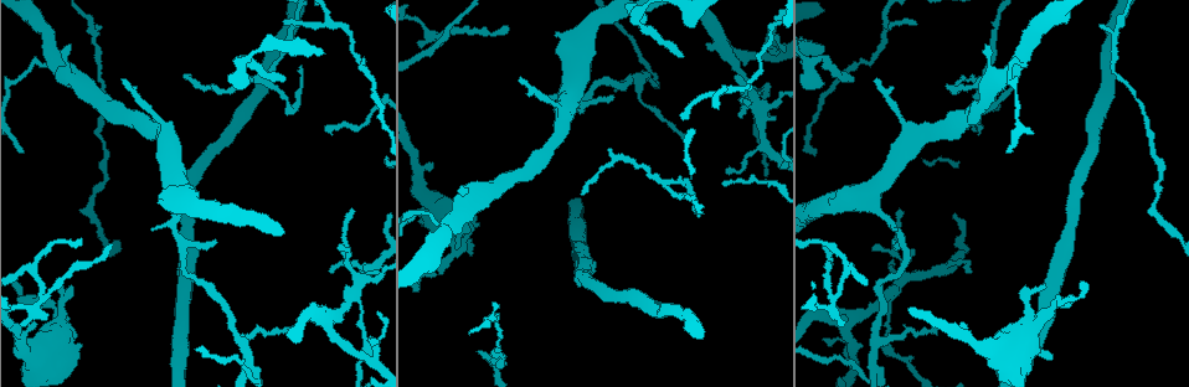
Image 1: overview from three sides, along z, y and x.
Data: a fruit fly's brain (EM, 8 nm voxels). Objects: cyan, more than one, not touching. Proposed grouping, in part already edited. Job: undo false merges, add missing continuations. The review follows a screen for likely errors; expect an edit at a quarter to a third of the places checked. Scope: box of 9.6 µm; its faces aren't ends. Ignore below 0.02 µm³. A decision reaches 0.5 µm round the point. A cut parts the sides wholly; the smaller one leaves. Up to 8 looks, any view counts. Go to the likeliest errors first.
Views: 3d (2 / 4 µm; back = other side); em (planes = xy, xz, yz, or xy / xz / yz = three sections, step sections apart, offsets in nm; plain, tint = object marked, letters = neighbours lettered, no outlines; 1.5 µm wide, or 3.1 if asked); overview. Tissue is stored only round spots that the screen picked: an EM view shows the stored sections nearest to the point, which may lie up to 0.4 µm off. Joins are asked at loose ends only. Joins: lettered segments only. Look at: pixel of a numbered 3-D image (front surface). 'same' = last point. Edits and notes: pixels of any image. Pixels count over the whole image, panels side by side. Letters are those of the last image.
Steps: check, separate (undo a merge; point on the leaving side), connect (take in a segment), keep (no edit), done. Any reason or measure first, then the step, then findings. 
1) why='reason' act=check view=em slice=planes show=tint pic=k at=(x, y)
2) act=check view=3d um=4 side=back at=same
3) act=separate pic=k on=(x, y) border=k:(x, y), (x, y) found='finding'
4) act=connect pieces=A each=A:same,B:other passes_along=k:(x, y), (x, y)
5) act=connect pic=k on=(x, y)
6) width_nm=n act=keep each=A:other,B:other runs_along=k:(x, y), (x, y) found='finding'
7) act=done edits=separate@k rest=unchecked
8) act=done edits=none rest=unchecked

why='an open end' act=check view=em slice=xy step=4 show=letters pic=1 at=(960, 324)

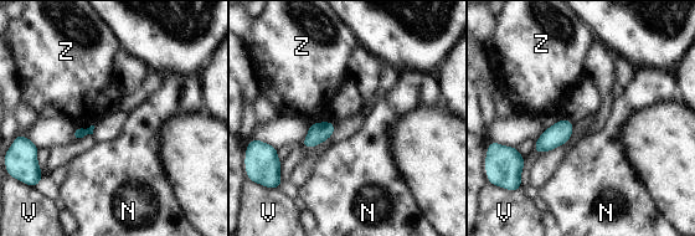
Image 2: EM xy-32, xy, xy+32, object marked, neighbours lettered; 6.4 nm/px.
why='another direction' act=check view=em slice=planes show=letters at=same

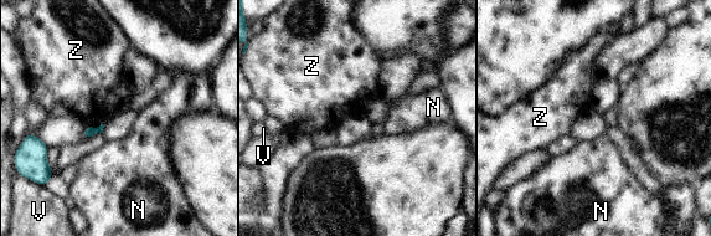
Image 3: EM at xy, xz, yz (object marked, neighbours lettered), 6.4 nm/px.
act=keep each=N:other,V:other,Z:other border=3:(84, 123), (92, 127), (103, 124) found='no lettered segment goes on from it'

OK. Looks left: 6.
act=check view=3d um=4 pic=1 at=(151, 231)

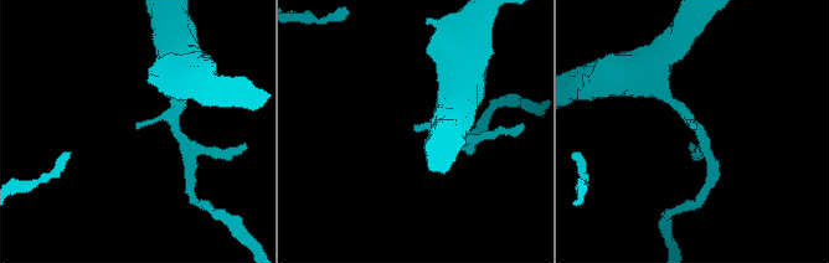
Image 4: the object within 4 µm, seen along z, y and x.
act=check view=em slice=yz step=4 show=letters pic=4 at=(137, 125)

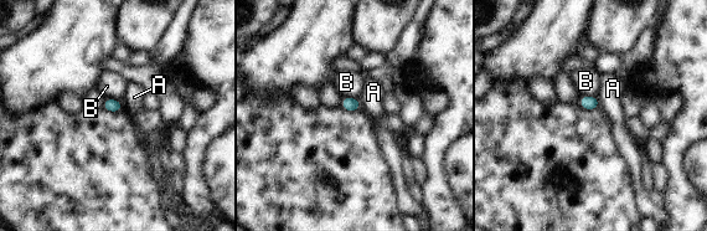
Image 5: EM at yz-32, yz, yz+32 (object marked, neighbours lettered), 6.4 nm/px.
act=check view=em slice=planes show=letters at=same

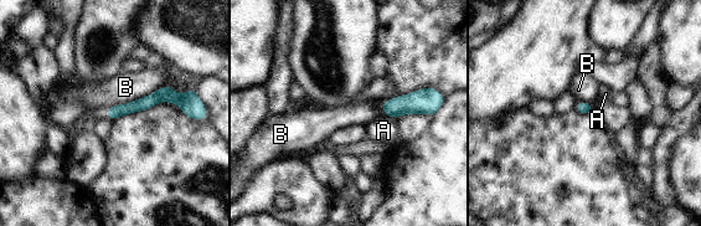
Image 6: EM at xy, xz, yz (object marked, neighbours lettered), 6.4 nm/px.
act=keep each=A:other,B:other border=6:(166, 83), (104, 112) found='none of them fits'

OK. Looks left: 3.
why='free end' act=check view=3d um=4 pic=1 at=(582, 193)

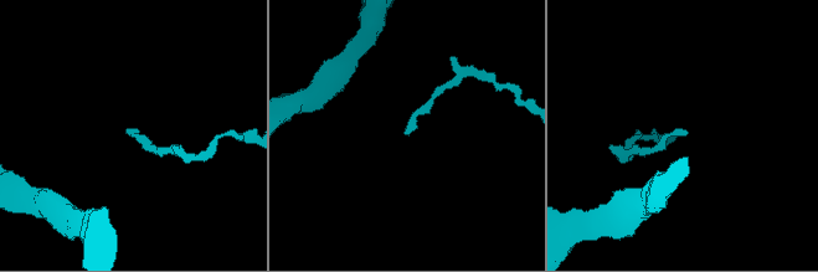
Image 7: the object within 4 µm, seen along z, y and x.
why='now the EM' act=check view=em slice=xz step=4 show=letters pic=7 at=(126, 132)

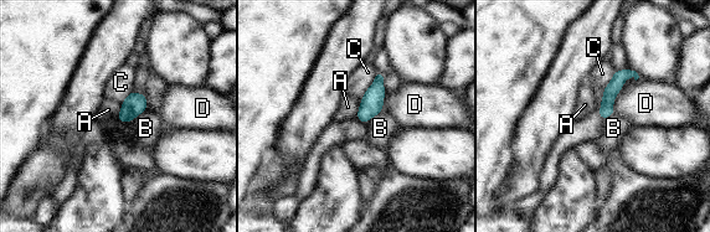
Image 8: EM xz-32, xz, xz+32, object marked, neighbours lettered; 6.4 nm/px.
act=keep each=A:other,B:other,C:other,D:other runs_along=8:(632, 73), (610, 92), (603, 116) found='none of them fits'

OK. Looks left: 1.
act=done edits=none rest=unchecked

